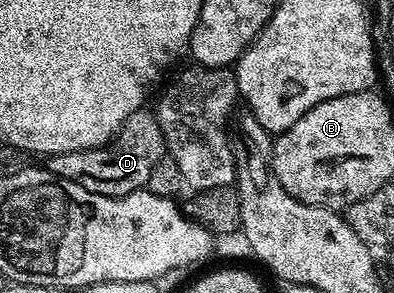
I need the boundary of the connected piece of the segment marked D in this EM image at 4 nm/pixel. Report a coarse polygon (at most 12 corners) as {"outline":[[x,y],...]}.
{"outline":[[145,107],[103,149],[53,153],[46,167],[86,191],[147,186],[166,150]]}

